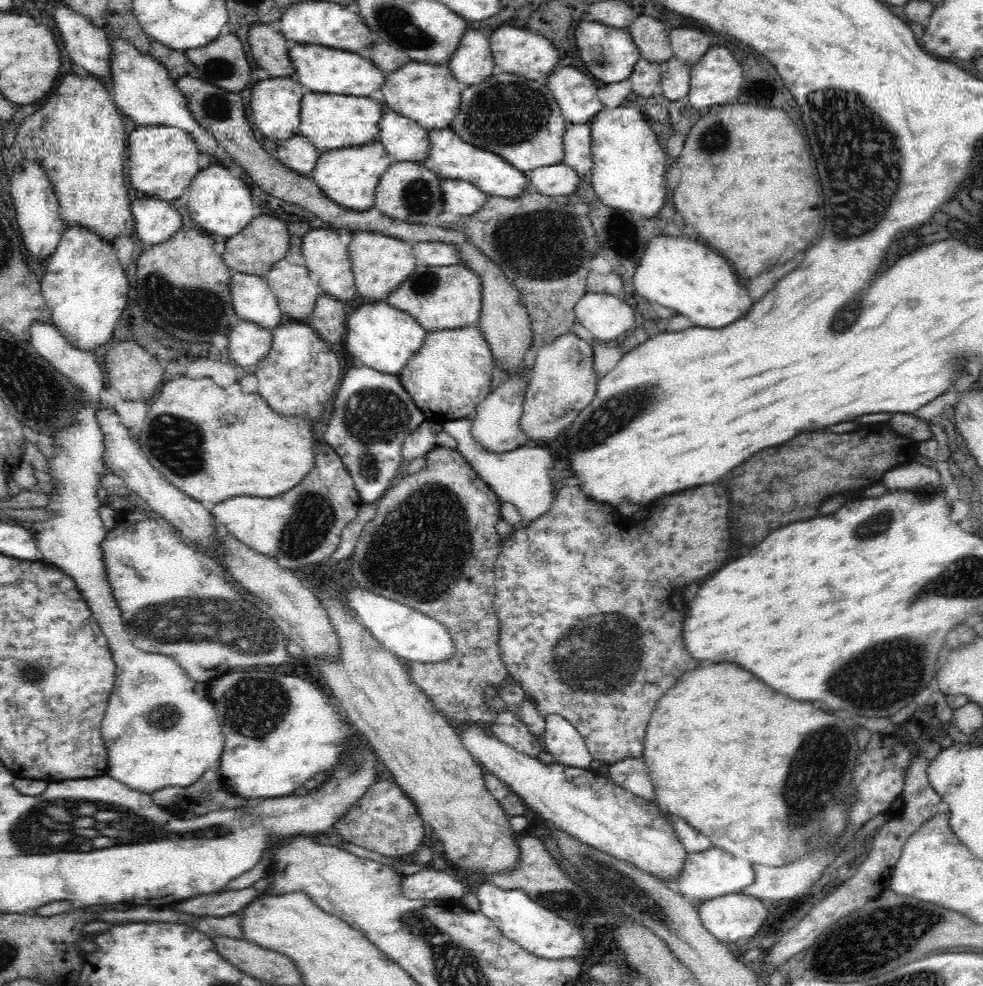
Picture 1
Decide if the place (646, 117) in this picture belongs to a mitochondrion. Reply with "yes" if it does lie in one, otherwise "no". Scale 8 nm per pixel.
no

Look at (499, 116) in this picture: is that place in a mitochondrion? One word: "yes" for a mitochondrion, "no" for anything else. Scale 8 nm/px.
yes

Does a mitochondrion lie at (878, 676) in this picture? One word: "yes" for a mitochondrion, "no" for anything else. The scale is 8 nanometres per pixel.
yes

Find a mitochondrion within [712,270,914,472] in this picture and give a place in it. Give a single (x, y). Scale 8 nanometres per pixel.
(846, 317)

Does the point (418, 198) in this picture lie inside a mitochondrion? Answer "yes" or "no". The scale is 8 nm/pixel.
yes

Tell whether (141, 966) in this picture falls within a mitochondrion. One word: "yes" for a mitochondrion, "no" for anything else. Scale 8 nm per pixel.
no

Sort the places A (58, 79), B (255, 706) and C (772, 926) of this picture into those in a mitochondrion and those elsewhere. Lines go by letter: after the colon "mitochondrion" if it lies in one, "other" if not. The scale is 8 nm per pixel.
A: other
B: mitochondrion
C: other

